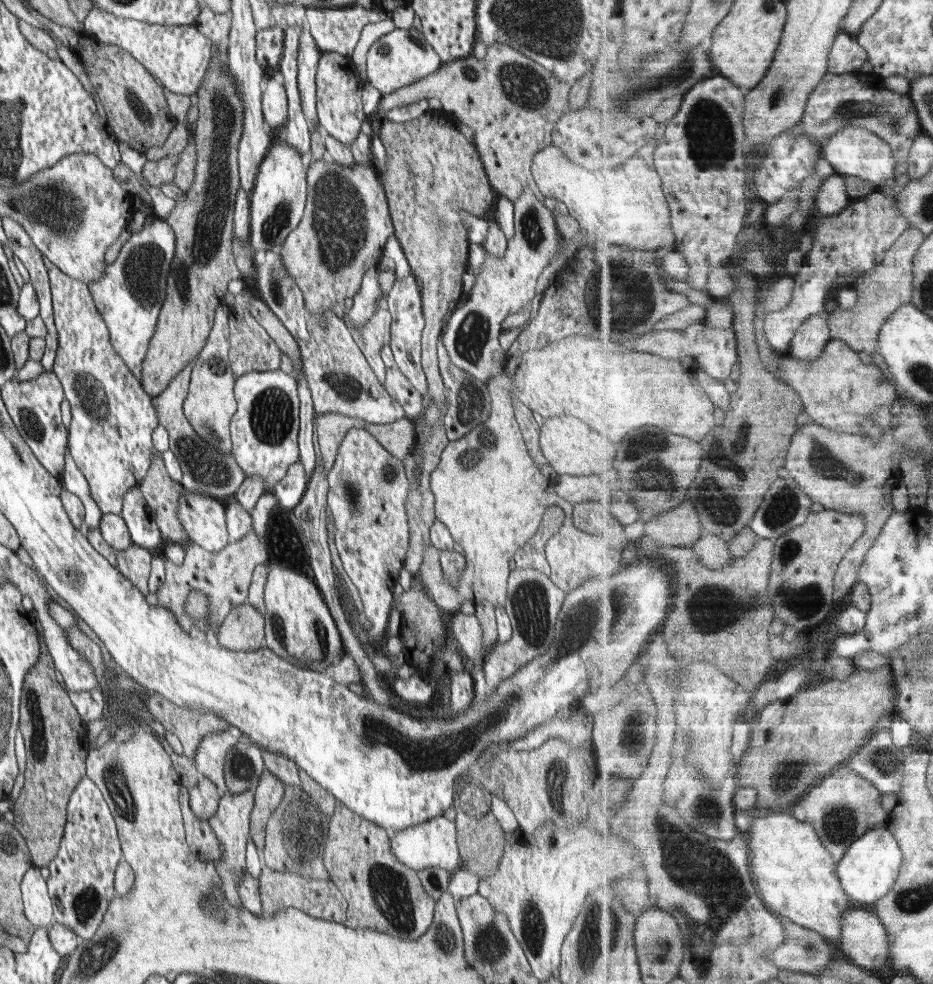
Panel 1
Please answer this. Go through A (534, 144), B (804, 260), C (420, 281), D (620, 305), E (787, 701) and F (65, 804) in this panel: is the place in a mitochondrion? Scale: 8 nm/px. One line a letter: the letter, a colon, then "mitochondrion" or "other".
A: other
B: other
C: other
D: mitochondrion
E: other
F: other

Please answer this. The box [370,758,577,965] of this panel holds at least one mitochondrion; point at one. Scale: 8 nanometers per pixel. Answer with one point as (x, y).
(532, 923)

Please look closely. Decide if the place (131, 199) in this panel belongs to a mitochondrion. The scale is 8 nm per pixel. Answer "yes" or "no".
no

